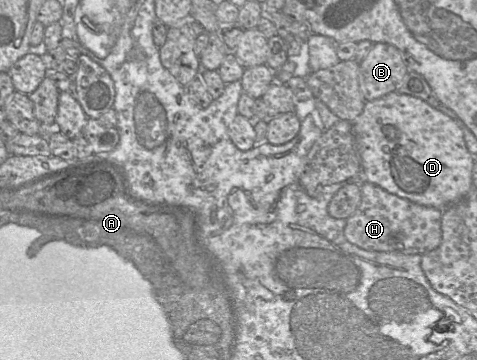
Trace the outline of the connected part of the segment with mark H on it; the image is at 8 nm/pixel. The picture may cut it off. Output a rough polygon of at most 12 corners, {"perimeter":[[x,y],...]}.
{"perimeter":[[360,180],[345,238],[368,251],[424,255],[443,211]]}

